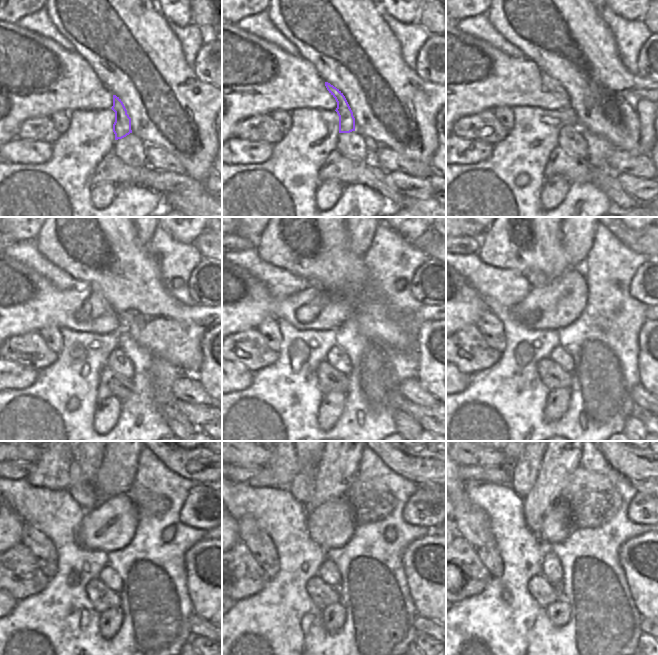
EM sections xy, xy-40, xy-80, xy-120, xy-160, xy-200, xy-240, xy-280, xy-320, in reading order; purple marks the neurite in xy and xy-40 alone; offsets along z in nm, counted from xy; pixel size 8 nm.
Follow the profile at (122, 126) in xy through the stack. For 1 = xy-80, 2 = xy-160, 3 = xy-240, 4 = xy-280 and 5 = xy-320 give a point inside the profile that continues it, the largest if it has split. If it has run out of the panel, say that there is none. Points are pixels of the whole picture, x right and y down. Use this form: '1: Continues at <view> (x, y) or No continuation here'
1: Continues at xy-80 (552, 85)
2: Continues at xy-160 (315, 283)
3: Continues at xy-240 (84, 493)
4: Continues at xy-280 (302, 487)
5: Continues at xy-320 (524, 473)

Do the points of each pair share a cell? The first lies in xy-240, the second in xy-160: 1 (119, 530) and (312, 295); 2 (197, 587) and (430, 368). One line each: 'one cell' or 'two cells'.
1: one cell
2: one cell

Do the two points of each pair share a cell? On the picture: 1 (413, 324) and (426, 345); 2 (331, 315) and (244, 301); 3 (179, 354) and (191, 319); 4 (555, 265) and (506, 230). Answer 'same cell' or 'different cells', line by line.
1: different cells
2: same cell
3: same cell
4: same cell

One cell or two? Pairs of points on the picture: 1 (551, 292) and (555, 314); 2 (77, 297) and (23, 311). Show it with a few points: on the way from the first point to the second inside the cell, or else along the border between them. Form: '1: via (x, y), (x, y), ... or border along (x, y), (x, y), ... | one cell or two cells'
1: via (555, 297), (555, 309) | one cell
2: via (64, 305), (36, 306) | one cell

